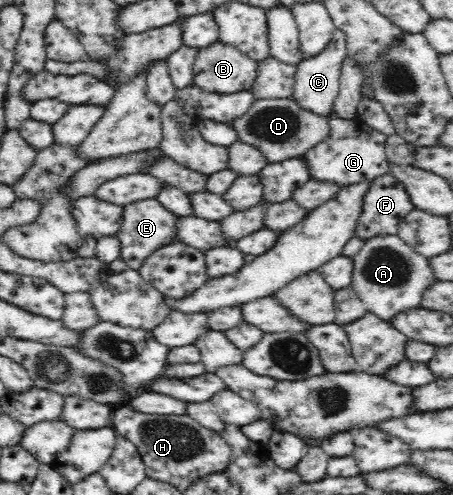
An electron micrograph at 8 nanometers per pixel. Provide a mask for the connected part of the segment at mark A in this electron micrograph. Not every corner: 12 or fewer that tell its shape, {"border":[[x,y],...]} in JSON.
{"border":[[397,235],[365,240],[350,288],[389,322],[437,279]]}

